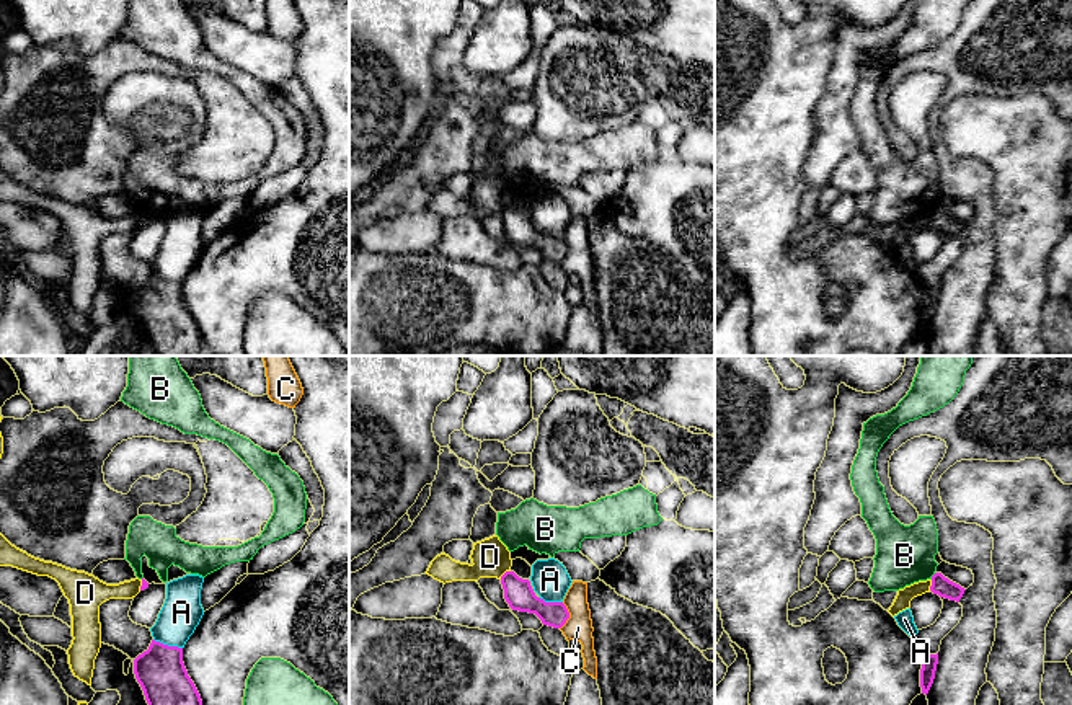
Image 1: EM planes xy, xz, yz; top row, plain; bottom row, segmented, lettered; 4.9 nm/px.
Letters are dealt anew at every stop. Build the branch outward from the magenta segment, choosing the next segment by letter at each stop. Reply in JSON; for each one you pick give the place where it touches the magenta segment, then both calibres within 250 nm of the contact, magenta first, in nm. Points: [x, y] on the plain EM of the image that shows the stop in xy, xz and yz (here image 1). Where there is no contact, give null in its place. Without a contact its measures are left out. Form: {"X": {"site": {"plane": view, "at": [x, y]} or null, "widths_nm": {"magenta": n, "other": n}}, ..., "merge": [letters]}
{"merge": []}

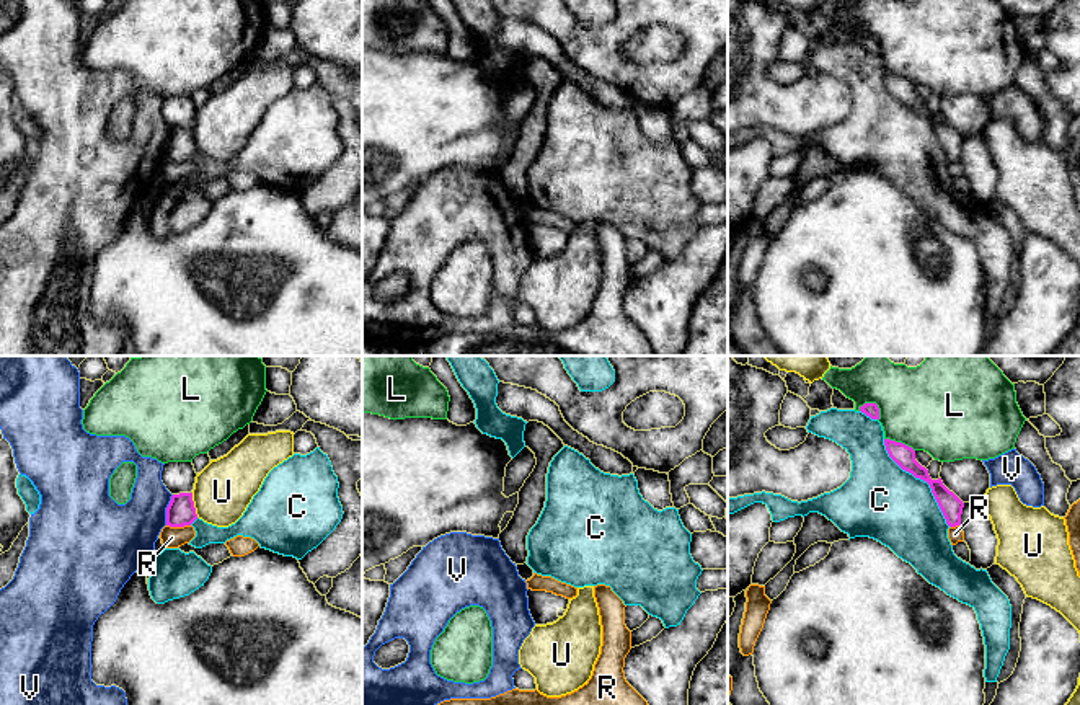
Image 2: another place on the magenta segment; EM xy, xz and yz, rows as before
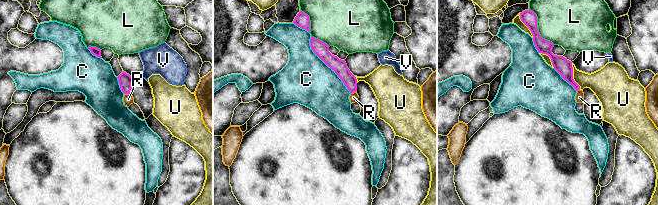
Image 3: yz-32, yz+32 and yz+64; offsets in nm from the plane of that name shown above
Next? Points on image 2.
{"merge": []}

